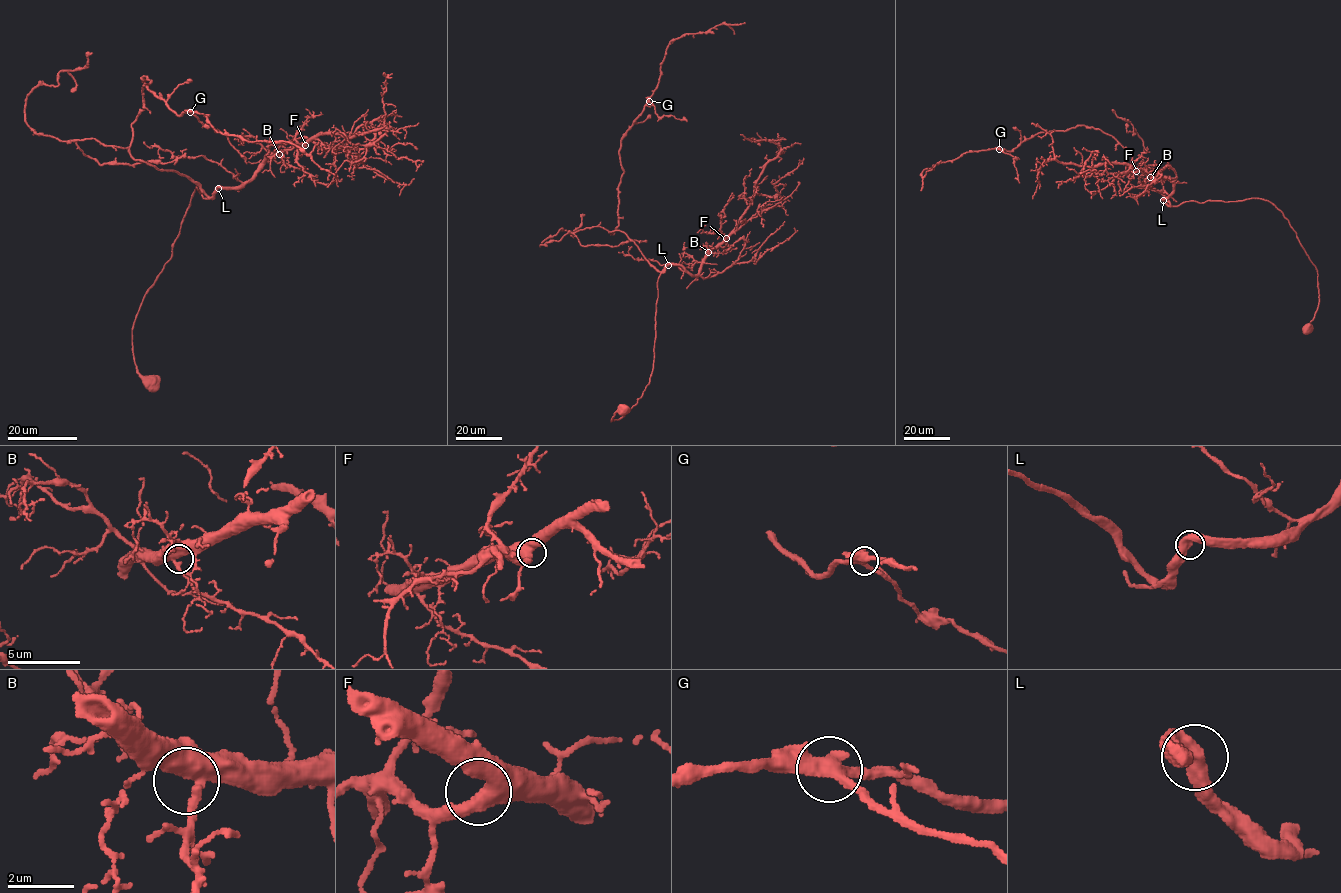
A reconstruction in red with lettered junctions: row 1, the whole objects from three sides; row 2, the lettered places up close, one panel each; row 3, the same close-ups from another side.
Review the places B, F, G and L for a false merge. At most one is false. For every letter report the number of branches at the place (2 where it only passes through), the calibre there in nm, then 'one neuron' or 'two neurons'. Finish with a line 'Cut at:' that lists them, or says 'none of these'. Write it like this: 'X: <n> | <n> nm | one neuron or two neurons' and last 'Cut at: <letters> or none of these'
B: 2 | 550 nm | one neuron
F: 2 | 550 nm | one neuron
G: 3 | 440 nm | one neuron
L: 2 | 500 nm | one neuron
Cut at: none of these

